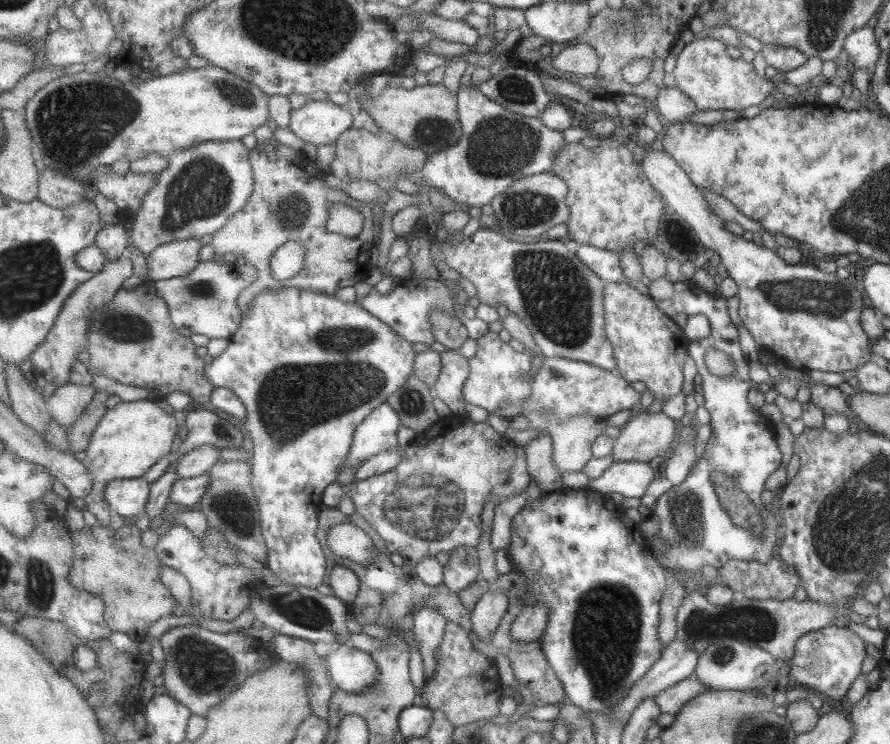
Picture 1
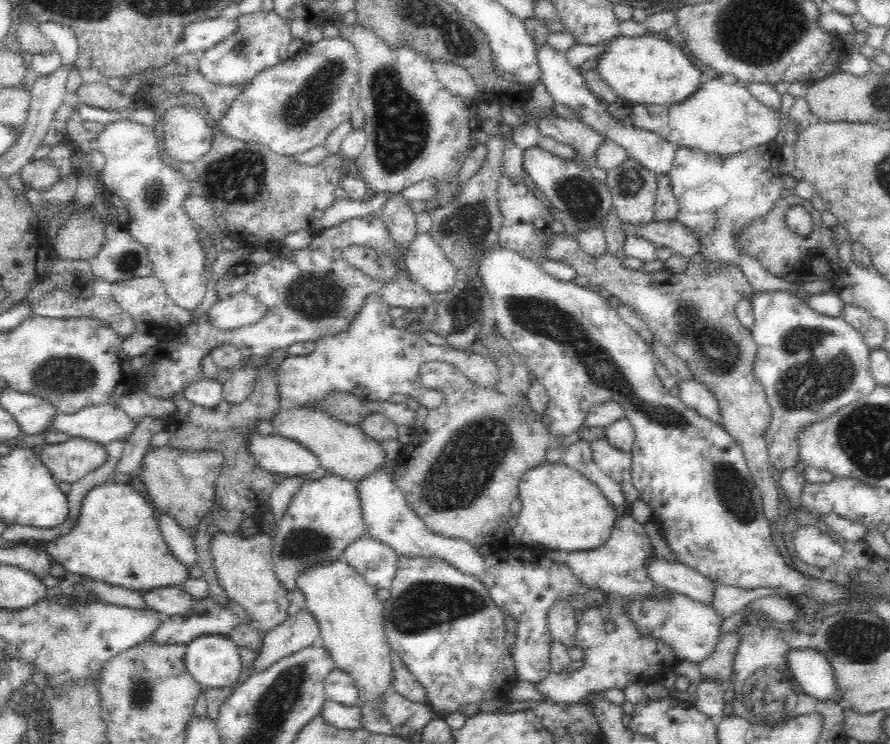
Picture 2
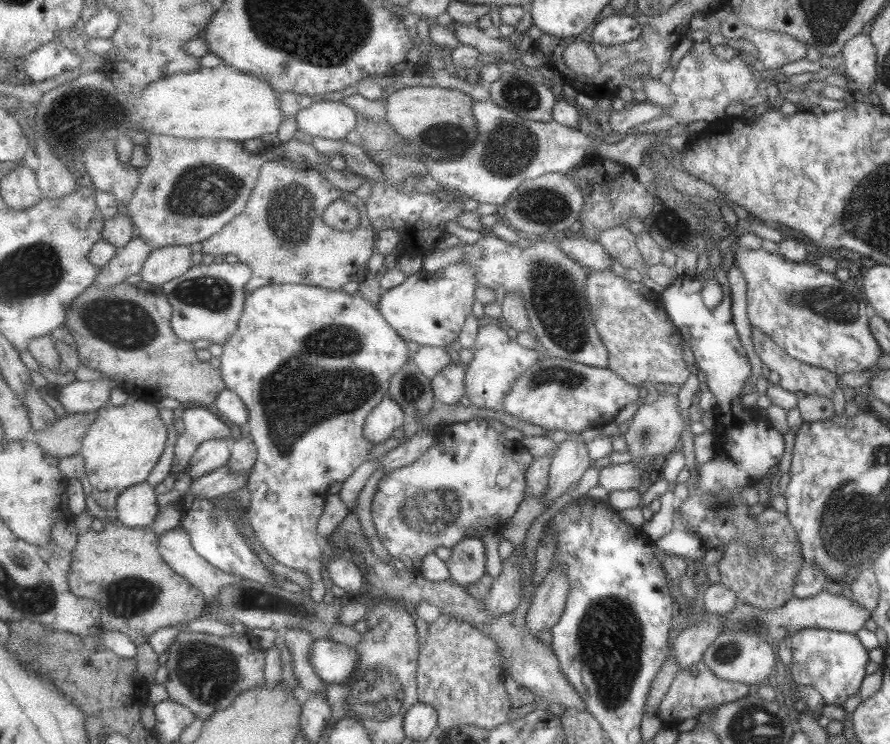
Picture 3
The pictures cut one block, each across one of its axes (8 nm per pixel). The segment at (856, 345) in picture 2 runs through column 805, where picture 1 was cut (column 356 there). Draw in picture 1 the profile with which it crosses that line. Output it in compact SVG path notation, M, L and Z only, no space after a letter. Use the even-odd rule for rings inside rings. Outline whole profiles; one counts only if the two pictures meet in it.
M283 287L280 289L267 289L267 291L257 296L253 304L244 313L239 330L233 334L231 344L221 356L213 358L211 364L205 368L205 375L214 382L216 387L224 387L235 392L235 395L245 403L248 416L244 421L247 426L249 440L252 448L252 472L253 486L256 488L257 500L261 508L261 520L263 520L263 531L268 543L267 562L271 572L279 578L283 584L293 584L309 589L317 589L325 576L327 576L327 564L329 559L323 552L323 546L317 538L317 528L319 528L319 515L324 508L324 494L329 485L337 482L341 468L348 461L351 454L354 434L361 422L365 420L378 406L387 403L388 399L396 394L405 381L411 378L416 368L416 358L418 353L413 350L413 342L397 334L389 323L383 322L377 315L371 314L358 301L345 302L327 293L317 293L308 290L301 290L299 287Z

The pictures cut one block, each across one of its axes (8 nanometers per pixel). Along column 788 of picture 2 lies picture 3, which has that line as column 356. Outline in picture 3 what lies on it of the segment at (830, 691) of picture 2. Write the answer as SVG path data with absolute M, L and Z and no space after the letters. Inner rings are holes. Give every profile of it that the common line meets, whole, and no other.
M333 638L316 639L311 647L311 664L317 674L328 683L341 684L349 680L359 667L361 656L351 647Z

